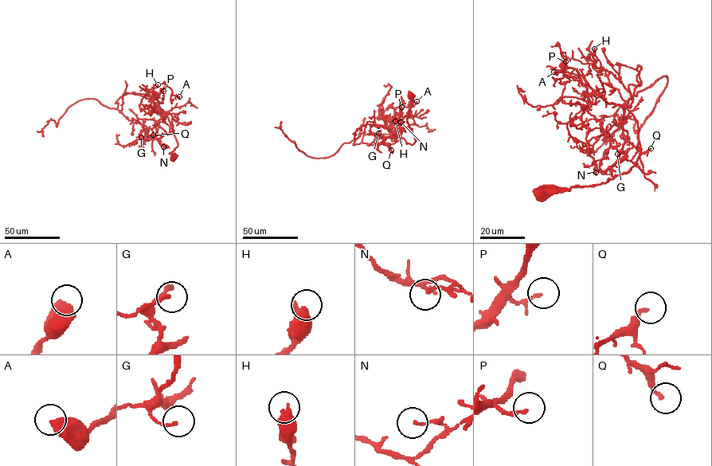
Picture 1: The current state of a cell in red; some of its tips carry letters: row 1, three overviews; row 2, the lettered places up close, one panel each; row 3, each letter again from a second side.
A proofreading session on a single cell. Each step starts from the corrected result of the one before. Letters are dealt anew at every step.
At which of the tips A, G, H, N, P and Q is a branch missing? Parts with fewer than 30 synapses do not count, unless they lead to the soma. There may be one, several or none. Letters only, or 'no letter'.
P

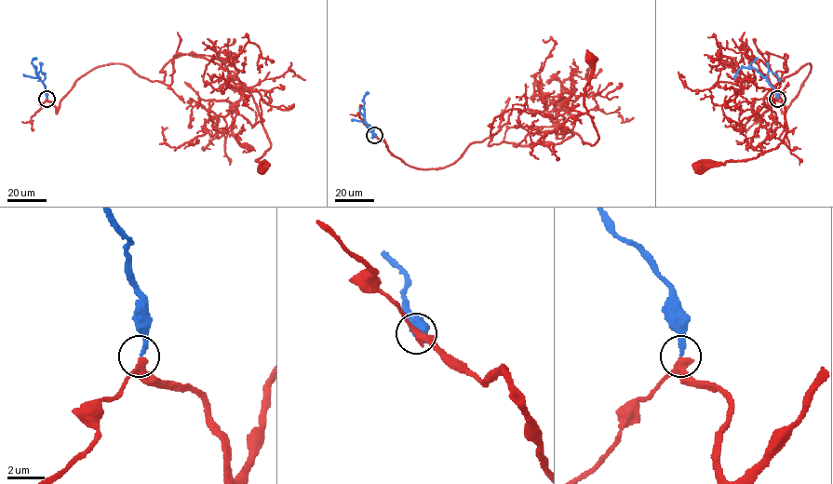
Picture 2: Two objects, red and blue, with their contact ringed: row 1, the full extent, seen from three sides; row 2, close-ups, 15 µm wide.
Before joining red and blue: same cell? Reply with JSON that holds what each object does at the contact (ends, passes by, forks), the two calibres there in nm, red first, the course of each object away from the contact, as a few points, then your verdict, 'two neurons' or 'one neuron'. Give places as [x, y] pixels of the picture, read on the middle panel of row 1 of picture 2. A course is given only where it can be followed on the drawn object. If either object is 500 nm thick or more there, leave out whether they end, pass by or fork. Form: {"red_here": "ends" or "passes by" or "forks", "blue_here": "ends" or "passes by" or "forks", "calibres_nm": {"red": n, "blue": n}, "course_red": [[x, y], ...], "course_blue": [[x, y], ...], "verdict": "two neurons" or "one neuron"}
{"red_here": "passes by", "blue_here": "ends", "calibres_nm": {"red": 320, "blue": 240}, "course_red": [[374, 136], [422, 168], [453, 164], [493, 134], [489, 145], [576, 132], [593, 145], [589, 60]], "course_blue": [[374, 136], [365, 121], [364, 99], [368, 92]], "verdict": "one neuron"}

